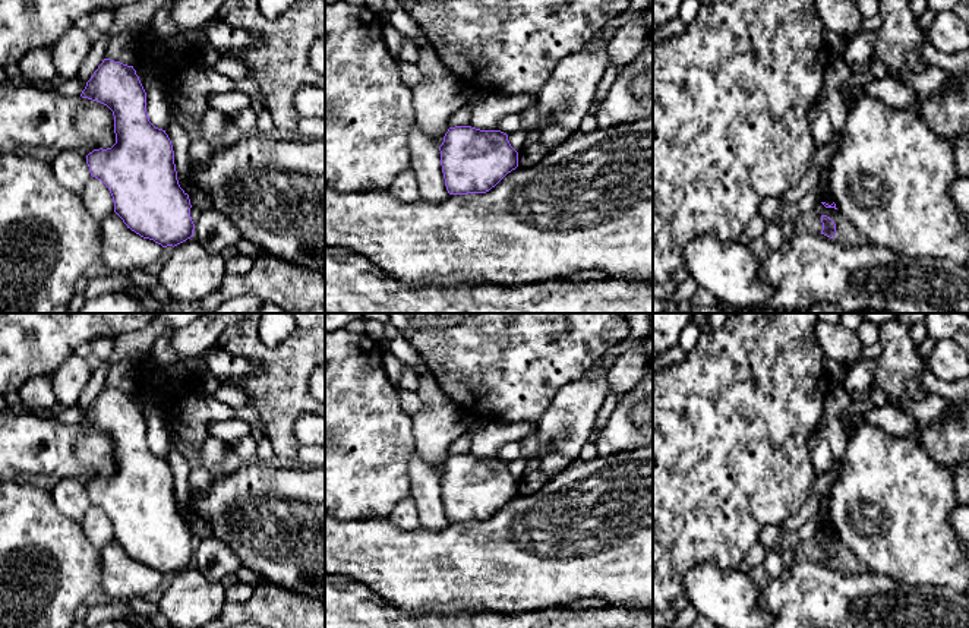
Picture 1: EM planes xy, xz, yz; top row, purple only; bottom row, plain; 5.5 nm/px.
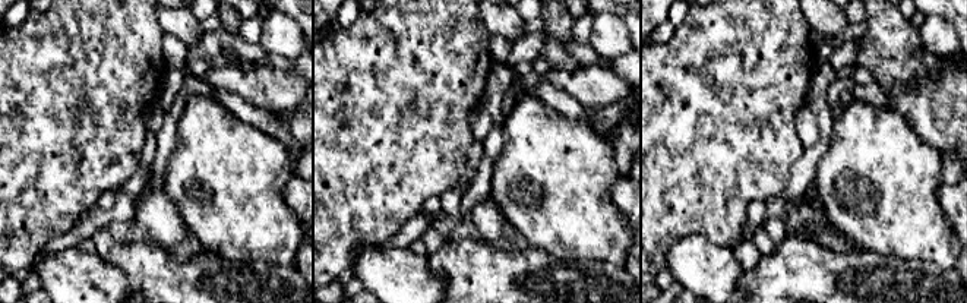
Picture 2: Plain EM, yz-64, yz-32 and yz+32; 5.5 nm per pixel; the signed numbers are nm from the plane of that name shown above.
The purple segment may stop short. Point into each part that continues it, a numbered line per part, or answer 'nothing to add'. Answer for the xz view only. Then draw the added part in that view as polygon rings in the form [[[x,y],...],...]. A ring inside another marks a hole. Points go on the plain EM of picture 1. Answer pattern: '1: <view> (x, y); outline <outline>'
nothing to add

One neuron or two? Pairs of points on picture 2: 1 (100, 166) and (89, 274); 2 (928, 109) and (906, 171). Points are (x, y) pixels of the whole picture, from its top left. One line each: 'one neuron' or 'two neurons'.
1: two neurons
2: two neurons

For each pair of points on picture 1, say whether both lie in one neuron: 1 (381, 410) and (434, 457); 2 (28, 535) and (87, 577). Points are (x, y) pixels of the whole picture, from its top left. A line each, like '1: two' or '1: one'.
1: two
2: one

